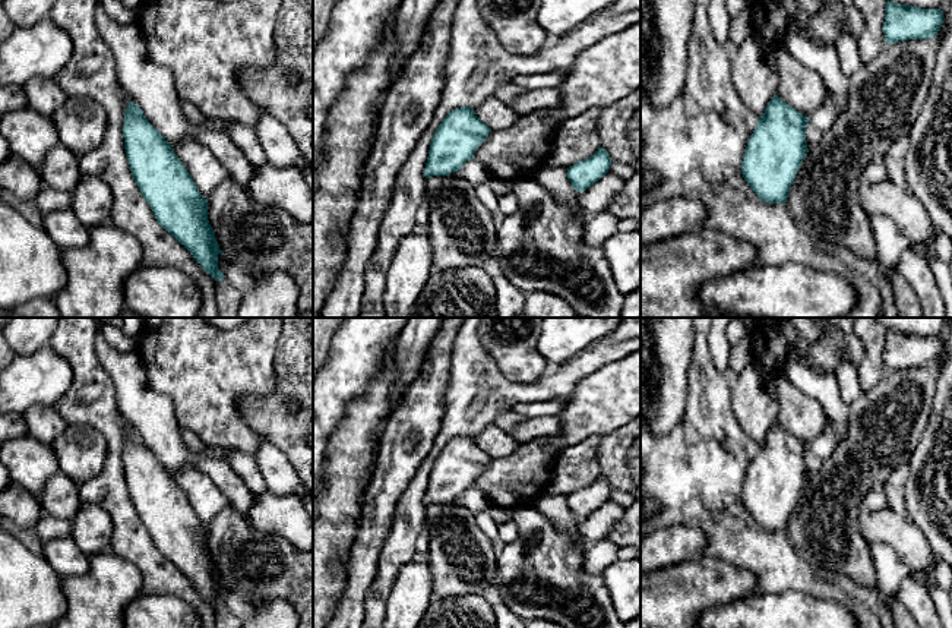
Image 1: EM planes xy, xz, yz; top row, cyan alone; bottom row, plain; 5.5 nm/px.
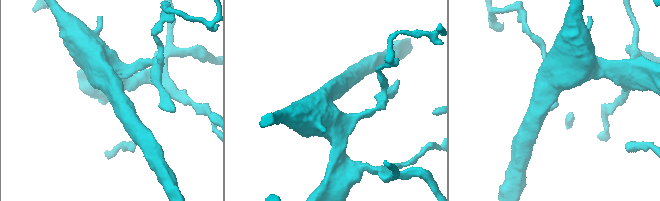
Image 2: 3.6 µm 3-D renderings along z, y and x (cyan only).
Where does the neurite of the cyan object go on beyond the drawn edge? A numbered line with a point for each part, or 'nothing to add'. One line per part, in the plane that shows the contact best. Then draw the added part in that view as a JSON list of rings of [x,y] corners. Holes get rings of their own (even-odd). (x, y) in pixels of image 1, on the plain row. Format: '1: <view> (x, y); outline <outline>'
nothing to add

